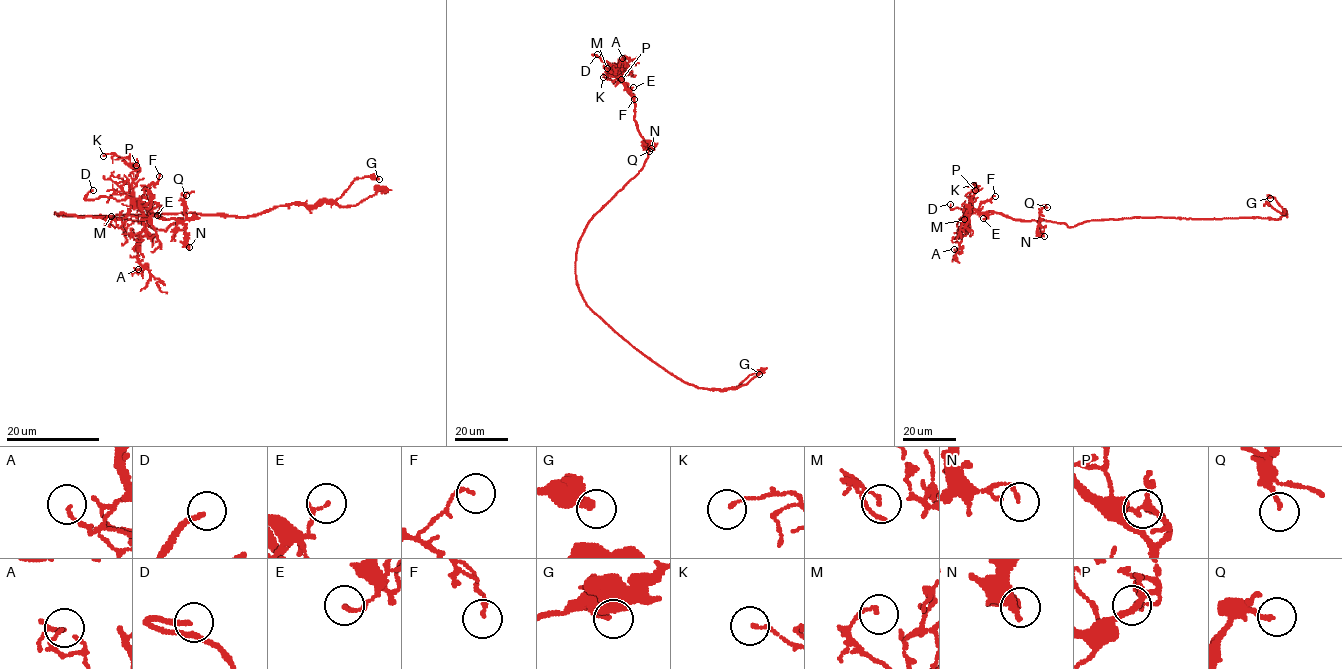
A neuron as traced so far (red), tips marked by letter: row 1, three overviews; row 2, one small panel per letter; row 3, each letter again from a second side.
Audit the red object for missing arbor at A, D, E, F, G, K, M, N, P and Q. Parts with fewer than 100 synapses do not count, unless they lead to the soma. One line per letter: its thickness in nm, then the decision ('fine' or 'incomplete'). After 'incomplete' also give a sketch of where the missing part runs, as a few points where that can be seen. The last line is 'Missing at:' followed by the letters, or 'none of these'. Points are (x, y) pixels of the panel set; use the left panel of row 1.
A: calibre 120 nm; fine
D: calibre 190 nm; incomplete; course (93, 190), (103, 114), (104, 66), (101, 59), (97, 71), (102, 77), (105, 76)
E: calibre 150 nm; fine
F: calibre 130 nm; fine
G: calibre 240 nm; fine
K: calibre 120 nm; fine
M: calibre 110 nm; fine
N: calibre 140 nm; fine
P: calibre 100 nm; fine
Q: calibre 140 nm; fine
Missing at: D

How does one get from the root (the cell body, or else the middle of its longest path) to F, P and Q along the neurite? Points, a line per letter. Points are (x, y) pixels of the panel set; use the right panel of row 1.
F: (1145, 217), (1091, 220), (1068, 227), (1064, 223), (1016, 220), (992, 211), (979, 210), (982, 202), (995, 196)
P: (1145, 217), (1091, 220), (1070, 227), (1050, 221), (1016, 220), (992, 211), (971, 210), (968, 204), (975, 190)
Q: (1145, 217), (1091, 220), (1068, 227), (1064, 223), (1038, 221), (1039, 212), (1047, 207)

